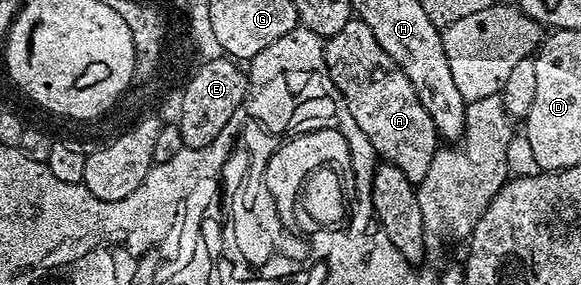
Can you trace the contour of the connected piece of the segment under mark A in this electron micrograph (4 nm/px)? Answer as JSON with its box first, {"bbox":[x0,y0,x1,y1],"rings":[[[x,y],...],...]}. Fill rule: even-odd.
{"bbox":[323,17,439,185],"rings":[[[356,17],[343,25],[339,33],[328,36],[323,46],[331,81],[335,81],[347,101],[355,125],[367,133],[367,141],[371,141],[373,150],[384,162],[396,165],[407,176],[407,181],[415,185],[421,183],[423,177],[427,177],[427,169],[431,169],[431,161],[435,161],[439,136],[431,113],[423,109],[423,101],[419,101],[419,93],[415,93],[415,85],[407,81],[407,73],[391,61],[383,45],[375,41],[375,33]]]}

